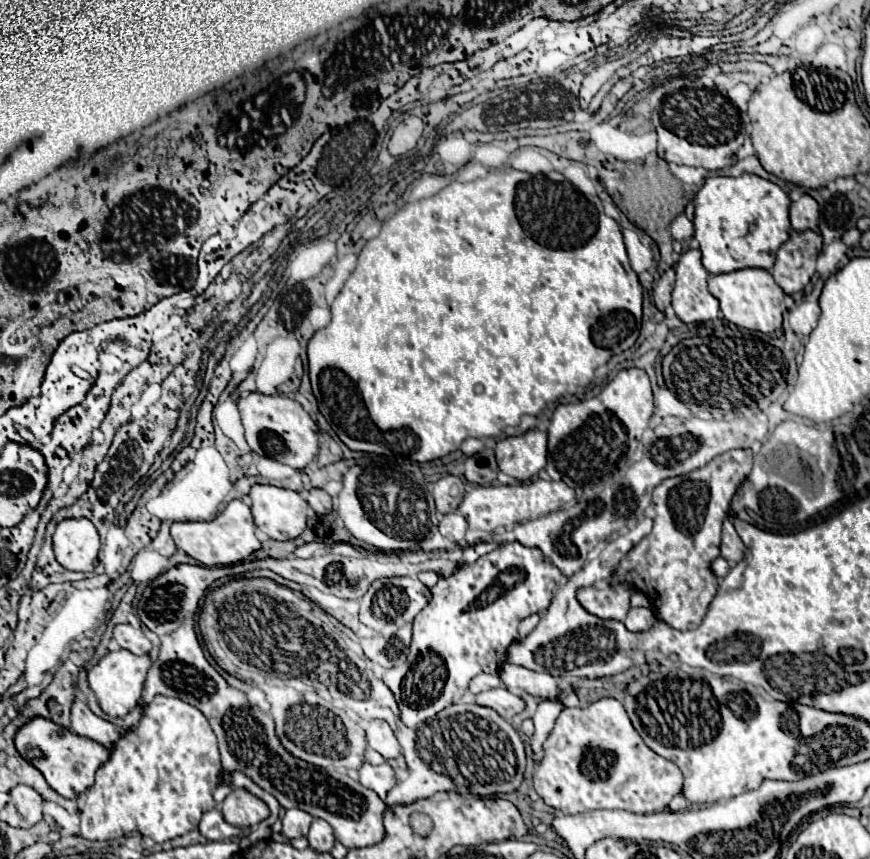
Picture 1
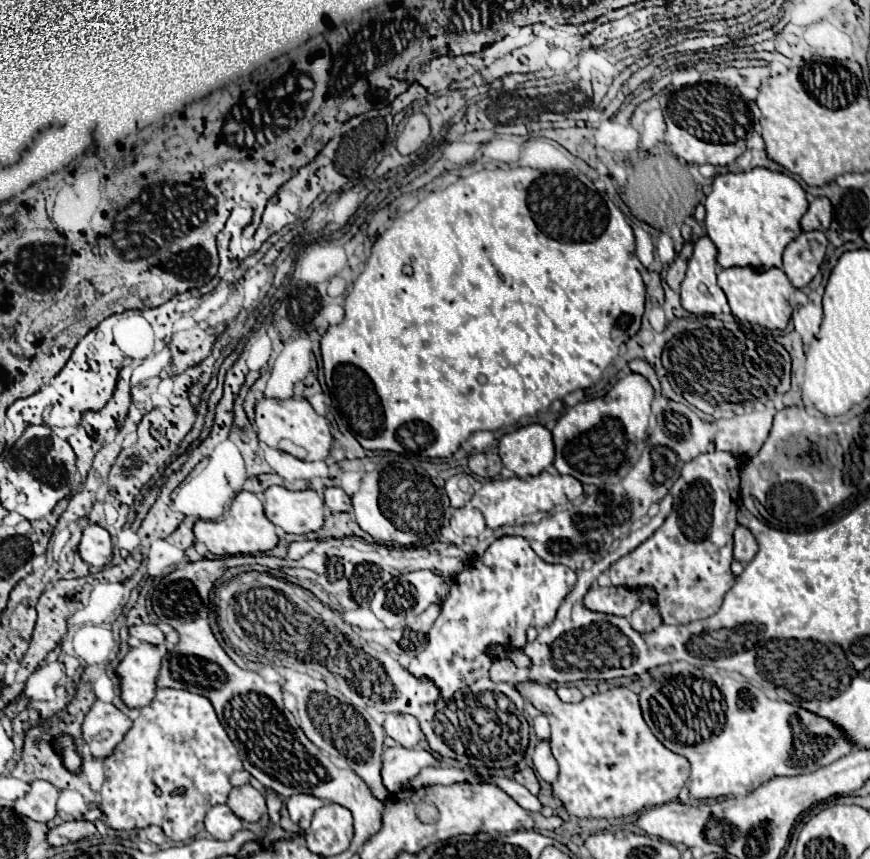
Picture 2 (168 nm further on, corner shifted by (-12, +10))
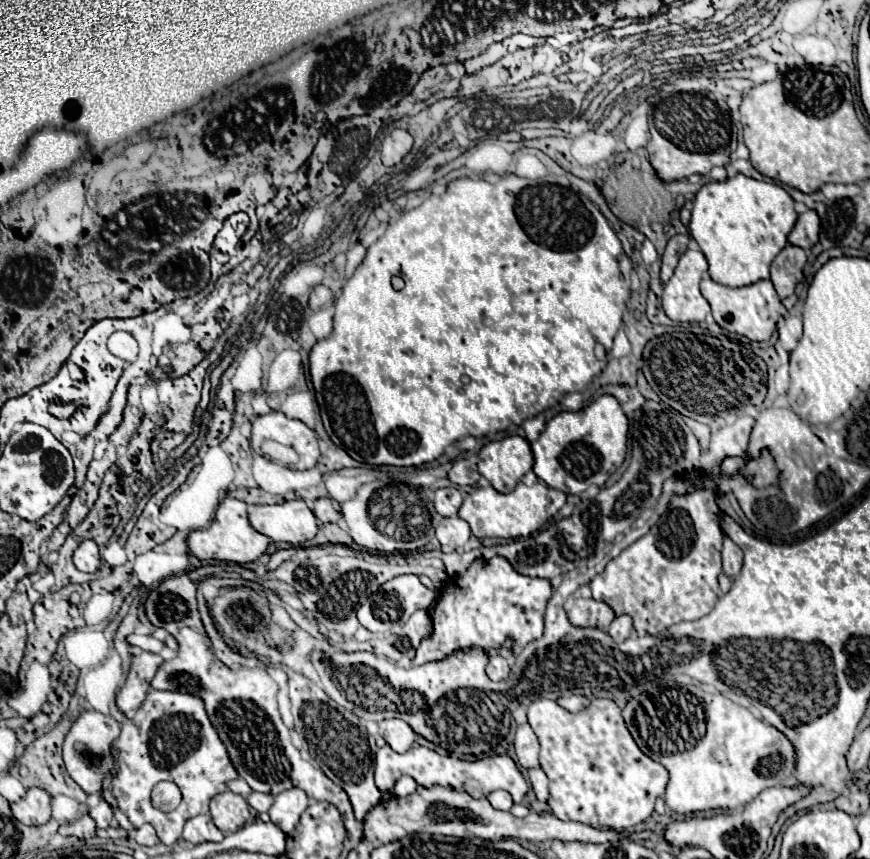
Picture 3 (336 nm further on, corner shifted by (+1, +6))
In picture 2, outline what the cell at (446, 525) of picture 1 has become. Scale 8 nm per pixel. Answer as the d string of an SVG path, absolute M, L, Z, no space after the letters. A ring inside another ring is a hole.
M467 504L465 508L455 510L451 518L451 528L459 536L479 536L487 526L485 526L481 512L477 512L473 506Z

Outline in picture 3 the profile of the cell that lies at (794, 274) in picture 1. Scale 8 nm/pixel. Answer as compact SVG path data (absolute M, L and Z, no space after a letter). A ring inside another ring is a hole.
M788 244L772 262L770 274L772 284L780 298L788 298L794 294L796 284L802 280L802 268L806 264L806 254L802 248Z

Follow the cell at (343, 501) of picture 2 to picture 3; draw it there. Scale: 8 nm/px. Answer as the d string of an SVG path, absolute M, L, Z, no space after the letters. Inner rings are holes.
M318 498L314 500L314 506L312 506L312 512L314 516L320 520L320 522L338 522L340 520L340 504L332 498Z

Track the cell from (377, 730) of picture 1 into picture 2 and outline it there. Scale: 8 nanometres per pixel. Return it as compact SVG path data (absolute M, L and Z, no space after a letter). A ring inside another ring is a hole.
M387 714L383 728L385 728L387 736L391 736L403 748L415 748L419 744L419 740L423 738L417 718L409 716L409 714Z

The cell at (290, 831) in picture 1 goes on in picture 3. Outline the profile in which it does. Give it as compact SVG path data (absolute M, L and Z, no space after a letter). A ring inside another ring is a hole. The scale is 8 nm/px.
M290 788L274 796L274 804L270 806L268 814L270 814L270 820L284 834L288 834L298 824L306 806L308 806L308 796L300 788Z

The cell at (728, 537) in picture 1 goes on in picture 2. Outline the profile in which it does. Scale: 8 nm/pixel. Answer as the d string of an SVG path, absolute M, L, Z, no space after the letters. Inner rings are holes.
M745 526L735 528L735 560L747 564L757 554L757 540Z

